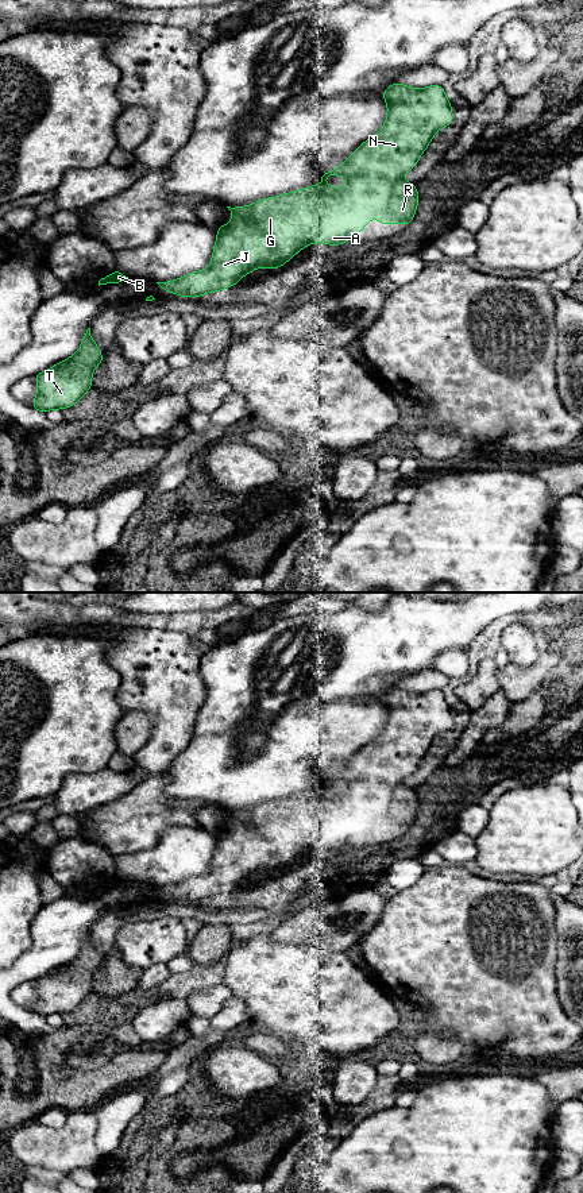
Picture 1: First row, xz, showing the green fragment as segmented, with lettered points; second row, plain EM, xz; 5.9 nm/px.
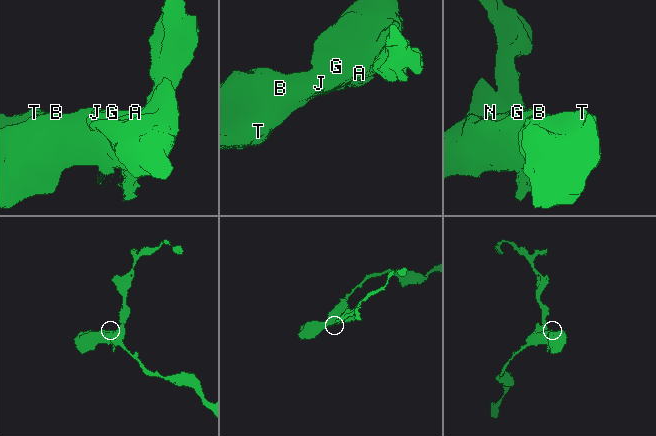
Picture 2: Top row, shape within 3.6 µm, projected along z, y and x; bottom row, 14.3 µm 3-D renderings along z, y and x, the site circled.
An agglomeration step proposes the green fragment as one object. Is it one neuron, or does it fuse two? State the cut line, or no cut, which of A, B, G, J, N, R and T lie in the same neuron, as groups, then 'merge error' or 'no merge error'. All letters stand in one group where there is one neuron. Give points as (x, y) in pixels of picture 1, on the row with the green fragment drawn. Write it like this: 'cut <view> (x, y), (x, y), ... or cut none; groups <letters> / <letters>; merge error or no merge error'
cut none; groups A B G J N R T; no merge error

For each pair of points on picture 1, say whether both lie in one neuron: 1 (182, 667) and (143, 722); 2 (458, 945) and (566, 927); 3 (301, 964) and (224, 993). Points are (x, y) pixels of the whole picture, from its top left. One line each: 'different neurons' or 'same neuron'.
1: different neurons
2: different neurons
3: different neurons

